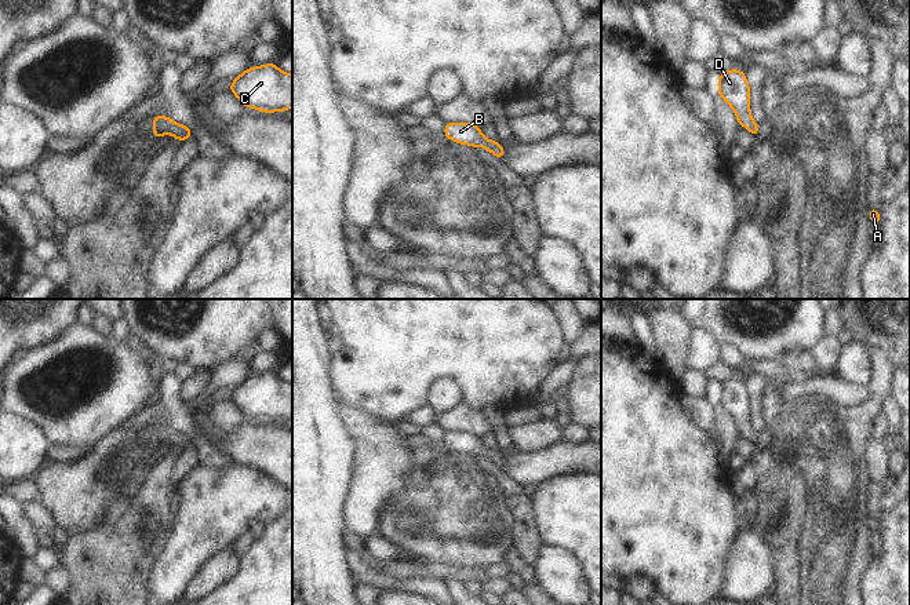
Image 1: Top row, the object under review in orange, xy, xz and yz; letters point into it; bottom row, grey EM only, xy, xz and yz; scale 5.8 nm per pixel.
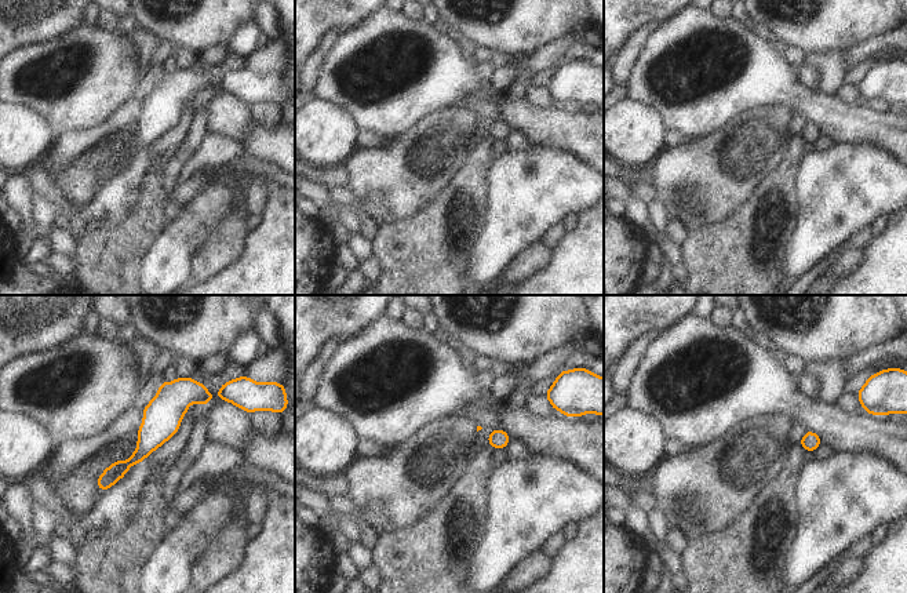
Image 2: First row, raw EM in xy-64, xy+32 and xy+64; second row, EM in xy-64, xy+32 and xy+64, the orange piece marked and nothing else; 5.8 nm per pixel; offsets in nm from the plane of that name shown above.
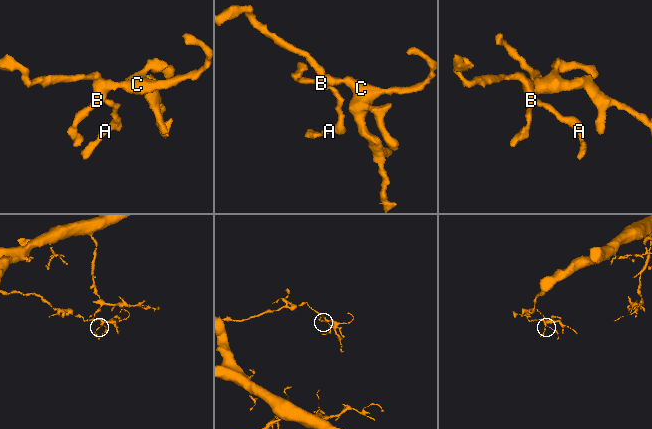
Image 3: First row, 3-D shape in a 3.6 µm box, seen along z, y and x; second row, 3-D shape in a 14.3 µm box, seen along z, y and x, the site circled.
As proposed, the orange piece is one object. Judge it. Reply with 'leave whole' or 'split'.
leave whole

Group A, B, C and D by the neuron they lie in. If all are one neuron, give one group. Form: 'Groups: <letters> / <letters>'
Groups: A B C D.

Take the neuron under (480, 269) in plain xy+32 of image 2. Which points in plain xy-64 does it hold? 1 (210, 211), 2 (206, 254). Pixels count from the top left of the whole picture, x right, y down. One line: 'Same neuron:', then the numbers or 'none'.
Same neuron: 1

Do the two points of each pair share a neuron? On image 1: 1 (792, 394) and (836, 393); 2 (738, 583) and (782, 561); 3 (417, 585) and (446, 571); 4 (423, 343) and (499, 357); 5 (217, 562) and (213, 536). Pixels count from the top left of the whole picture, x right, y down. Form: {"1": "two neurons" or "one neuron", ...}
{"1": "one neuron", "2": "two neurons", "3": "two neurons", "4": "one neuron", "5": "two neurons"}

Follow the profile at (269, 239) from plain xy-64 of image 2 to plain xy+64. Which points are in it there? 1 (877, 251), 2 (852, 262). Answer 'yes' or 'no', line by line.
1: yes
2: no

